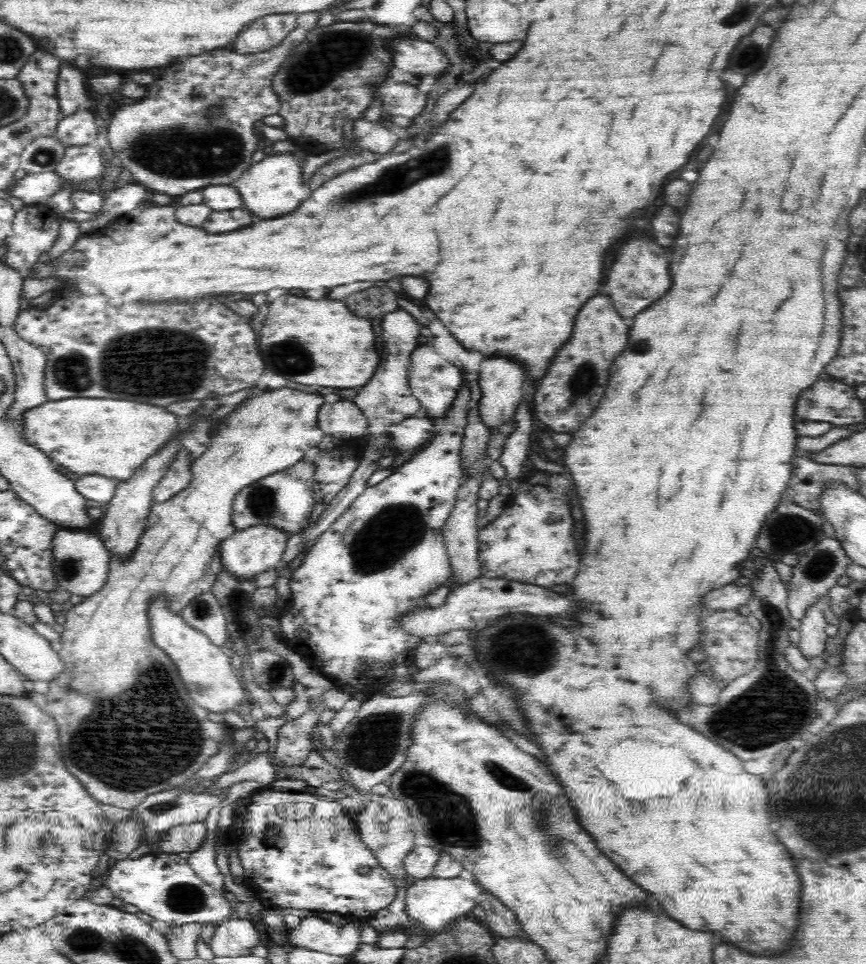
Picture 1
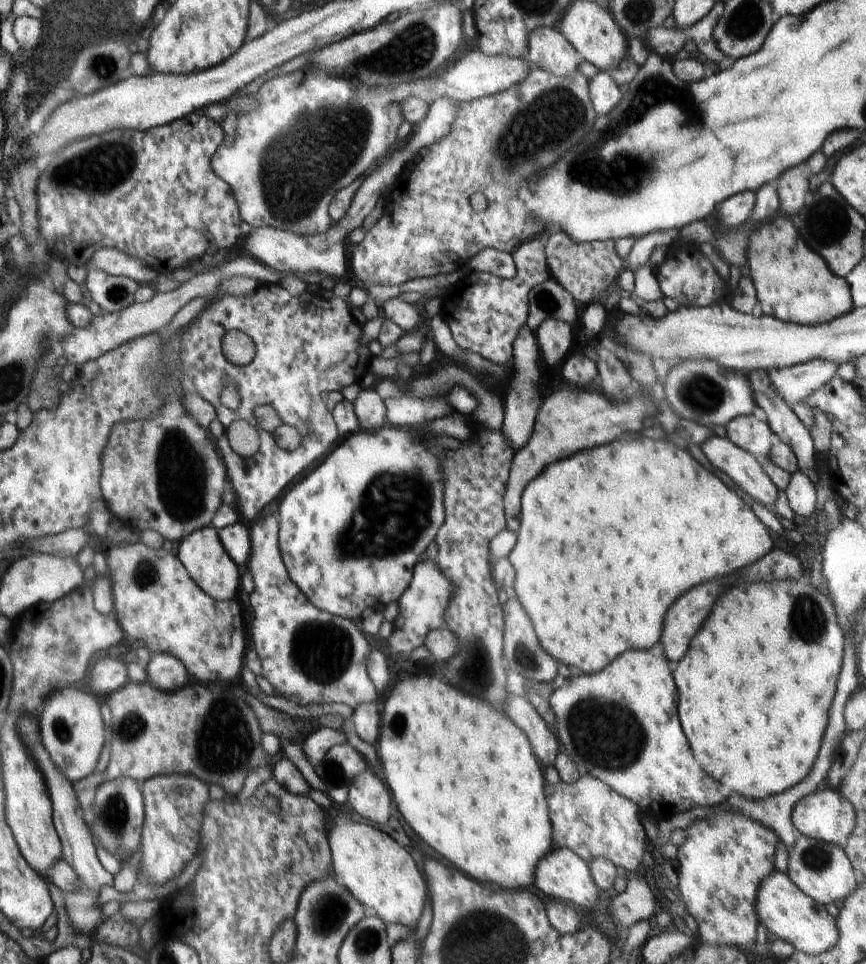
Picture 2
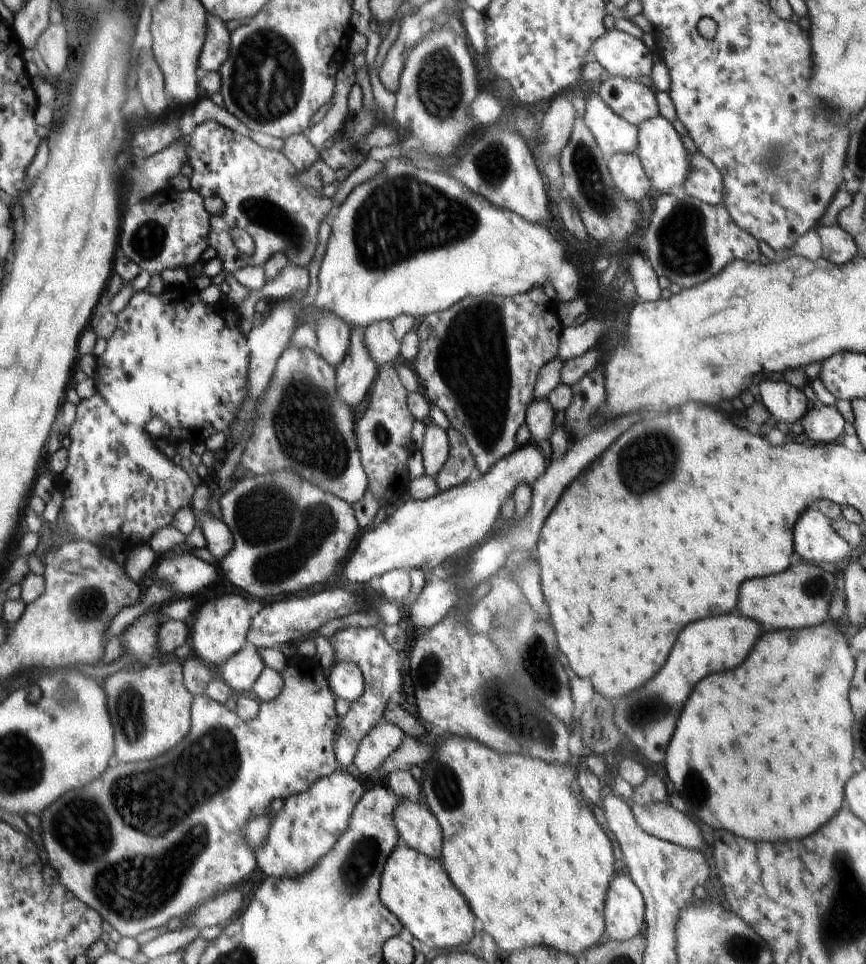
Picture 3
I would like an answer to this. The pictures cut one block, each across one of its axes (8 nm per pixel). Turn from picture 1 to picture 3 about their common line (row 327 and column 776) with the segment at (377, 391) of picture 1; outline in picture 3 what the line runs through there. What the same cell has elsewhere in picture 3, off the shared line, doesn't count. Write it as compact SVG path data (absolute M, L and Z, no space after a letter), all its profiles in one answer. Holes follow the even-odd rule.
M762 382L758 386L759 400L772 419L790 424L804 417L808 411L808 399L804 392L786 382Z

